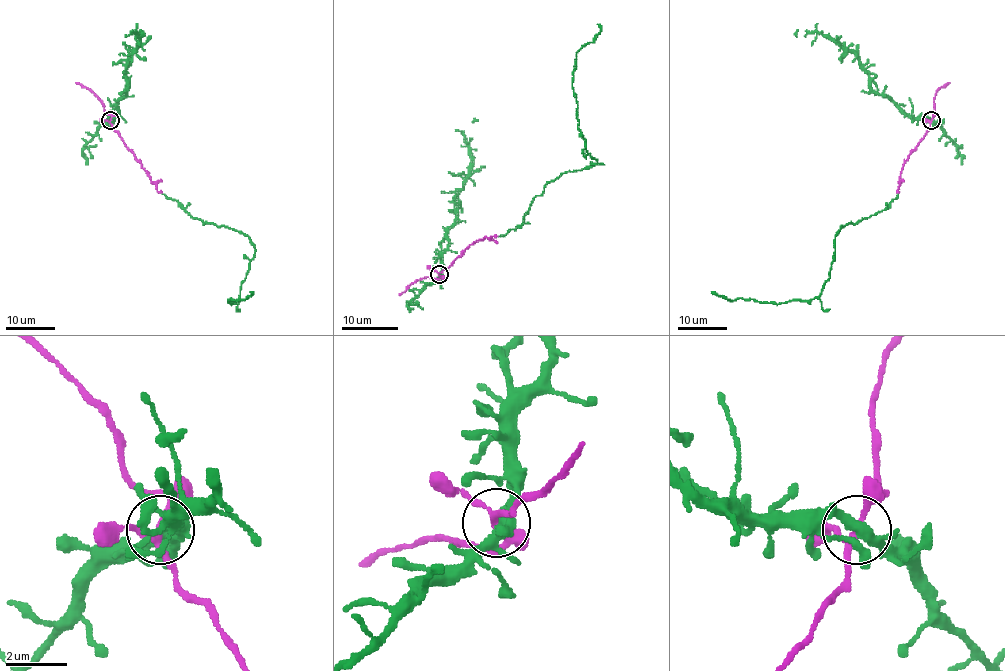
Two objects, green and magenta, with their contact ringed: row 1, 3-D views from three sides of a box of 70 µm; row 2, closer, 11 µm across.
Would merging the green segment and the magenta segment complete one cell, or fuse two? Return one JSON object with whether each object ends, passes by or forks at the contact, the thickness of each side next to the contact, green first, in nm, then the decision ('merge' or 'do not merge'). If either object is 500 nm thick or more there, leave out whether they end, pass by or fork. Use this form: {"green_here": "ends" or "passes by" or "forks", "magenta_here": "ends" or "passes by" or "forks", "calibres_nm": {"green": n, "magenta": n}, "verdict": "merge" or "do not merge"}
{"green_here": "forks", "magenta_here": "forks", "calibres_nm": {"green": 320, "magenta": 170}, "verdict": "merge"}

